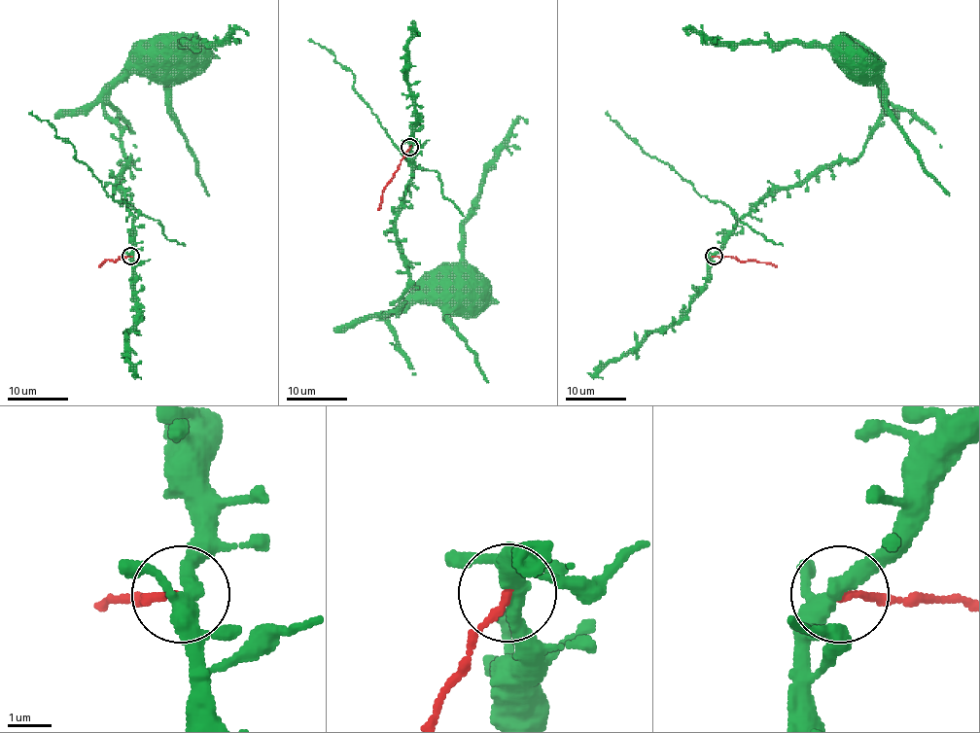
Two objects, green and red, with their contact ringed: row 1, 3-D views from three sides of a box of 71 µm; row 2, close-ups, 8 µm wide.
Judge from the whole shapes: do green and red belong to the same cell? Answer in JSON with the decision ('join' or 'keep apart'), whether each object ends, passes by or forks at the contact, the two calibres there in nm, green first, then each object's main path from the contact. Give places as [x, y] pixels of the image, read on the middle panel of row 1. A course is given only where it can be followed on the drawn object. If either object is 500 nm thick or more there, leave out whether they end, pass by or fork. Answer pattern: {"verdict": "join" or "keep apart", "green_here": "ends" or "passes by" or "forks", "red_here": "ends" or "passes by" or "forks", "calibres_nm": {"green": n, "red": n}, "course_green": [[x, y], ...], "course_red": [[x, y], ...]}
{"verdict": "keep apart", "green_here": "forks", "red_here": "ends", "calibres_nm": {"green": 360, "red": 180}, "course_green": [[409, 146], [412, 180], [396, 235], [409, 287], [384, 316], [437, 292], [426, 292]], "course_red": [[409, 146], [385, 187], [377, 210]]}

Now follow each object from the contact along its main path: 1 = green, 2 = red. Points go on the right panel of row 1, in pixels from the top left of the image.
1: (713, 257), (766, 197), (854, 160), (862, 151), (883, 110), (883, 84), (867, 49), (859, 45), (858, 55)
2: (713, 257), (753, 260), (777, 266)

